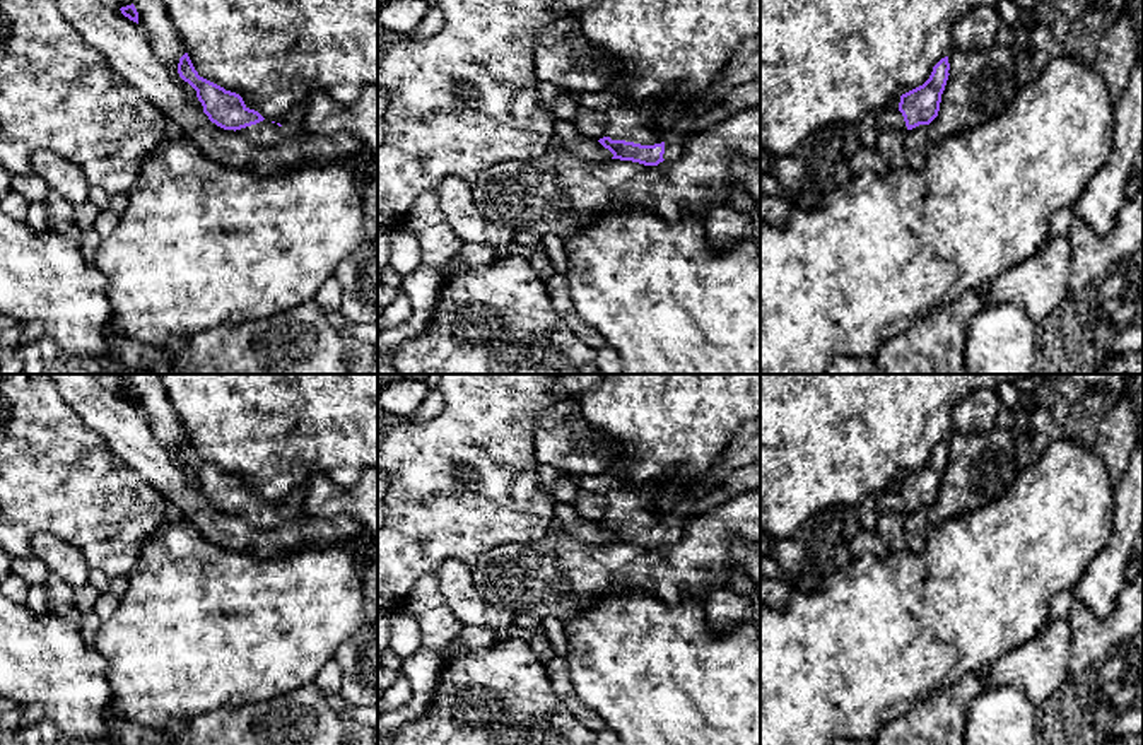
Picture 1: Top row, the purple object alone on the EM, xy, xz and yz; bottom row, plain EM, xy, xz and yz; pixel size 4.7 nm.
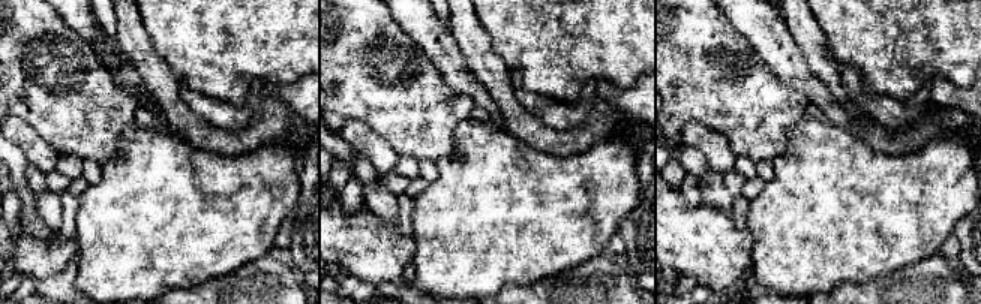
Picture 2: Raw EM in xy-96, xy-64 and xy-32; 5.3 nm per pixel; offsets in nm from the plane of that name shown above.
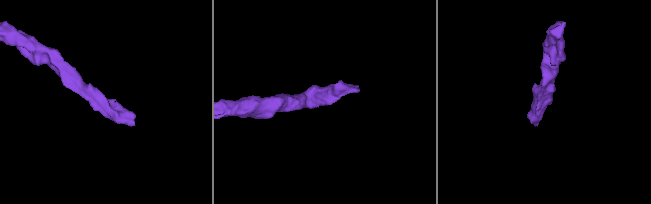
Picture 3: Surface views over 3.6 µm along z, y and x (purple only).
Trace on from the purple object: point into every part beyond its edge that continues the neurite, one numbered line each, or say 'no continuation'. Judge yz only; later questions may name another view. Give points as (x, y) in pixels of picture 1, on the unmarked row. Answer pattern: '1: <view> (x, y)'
1: yz (889, 501)

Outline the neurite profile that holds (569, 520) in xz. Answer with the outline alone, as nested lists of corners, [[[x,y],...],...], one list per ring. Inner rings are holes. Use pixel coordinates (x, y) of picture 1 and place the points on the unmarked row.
[[[557,502],[554,519],[560,533],[588,543],[610,543],[613,537],[605,531],[598,523],[584,518],[571,502]]]

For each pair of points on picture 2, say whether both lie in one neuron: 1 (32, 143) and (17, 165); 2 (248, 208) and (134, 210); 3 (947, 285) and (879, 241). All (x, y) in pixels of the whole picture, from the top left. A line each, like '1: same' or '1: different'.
1: different
2: same
3: different

